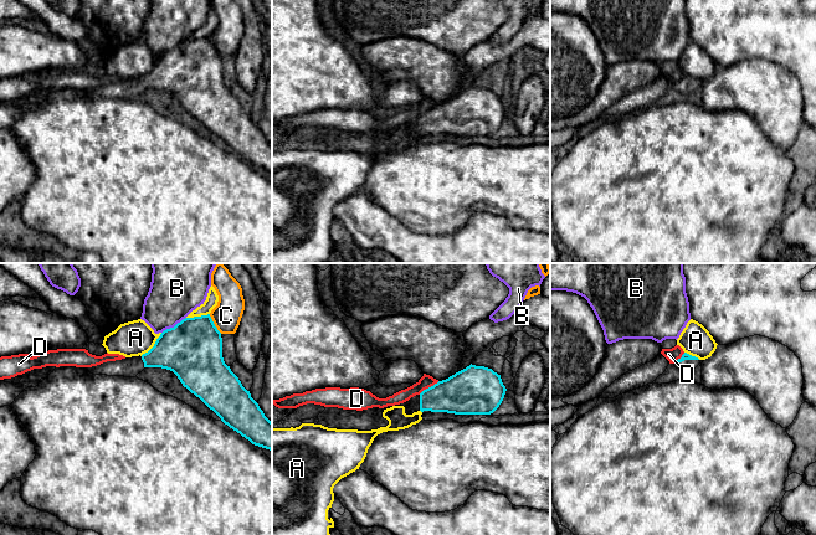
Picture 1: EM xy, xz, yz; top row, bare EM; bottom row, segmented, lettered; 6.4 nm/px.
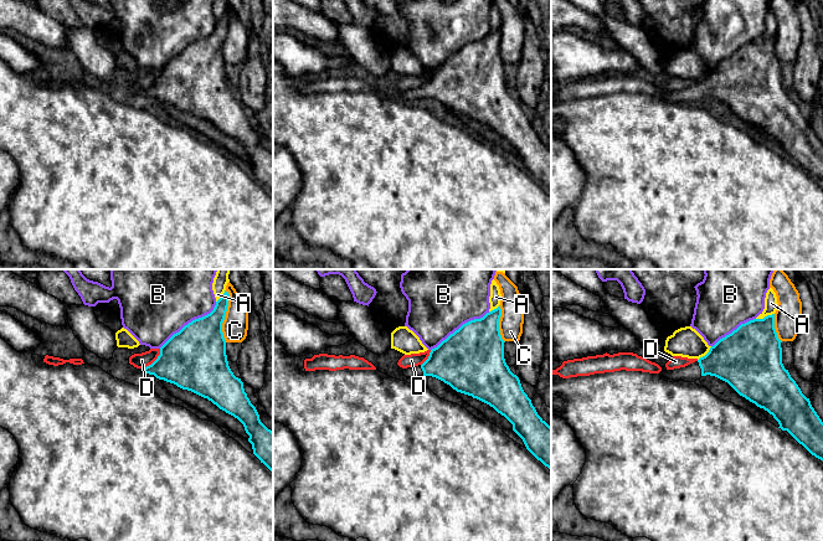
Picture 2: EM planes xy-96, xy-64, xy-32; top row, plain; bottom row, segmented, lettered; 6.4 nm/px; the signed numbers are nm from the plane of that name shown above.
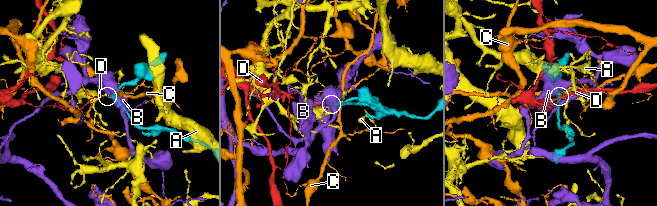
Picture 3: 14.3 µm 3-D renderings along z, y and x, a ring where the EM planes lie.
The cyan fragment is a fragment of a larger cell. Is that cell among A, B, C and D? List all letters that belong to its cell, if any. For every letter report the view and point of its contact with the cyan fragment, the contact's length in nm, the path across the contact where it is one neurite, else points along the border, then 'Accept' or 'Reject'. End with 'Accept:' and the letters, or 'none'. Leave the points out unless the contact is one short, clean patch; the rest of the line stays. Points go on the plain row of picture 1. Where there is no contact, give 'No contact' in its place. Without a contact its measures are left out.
A: Touches cyan at xy (154, 67). Shared border 200 nm. Reject
B: Touches cyan at xy (174, 49). Shared border 190 nm. Reject
C: Touches cyan at xy (214, 46). Shared border 150 nm. Reject
D: Touches cyan at xz (429, 109). Shared border 160 nm. Boundary: xz (439, 103), (419, 116). Reject
Accept: none

